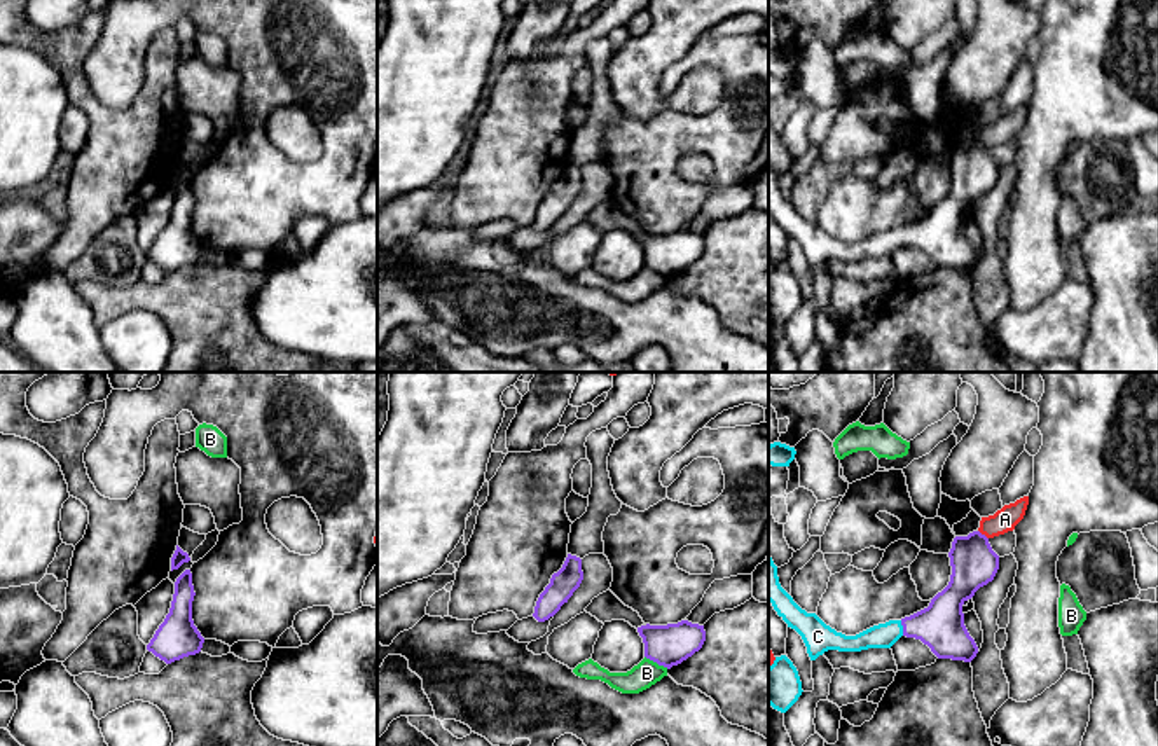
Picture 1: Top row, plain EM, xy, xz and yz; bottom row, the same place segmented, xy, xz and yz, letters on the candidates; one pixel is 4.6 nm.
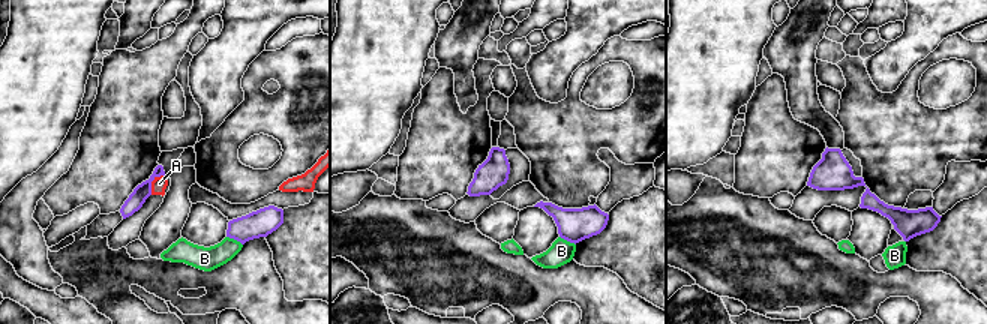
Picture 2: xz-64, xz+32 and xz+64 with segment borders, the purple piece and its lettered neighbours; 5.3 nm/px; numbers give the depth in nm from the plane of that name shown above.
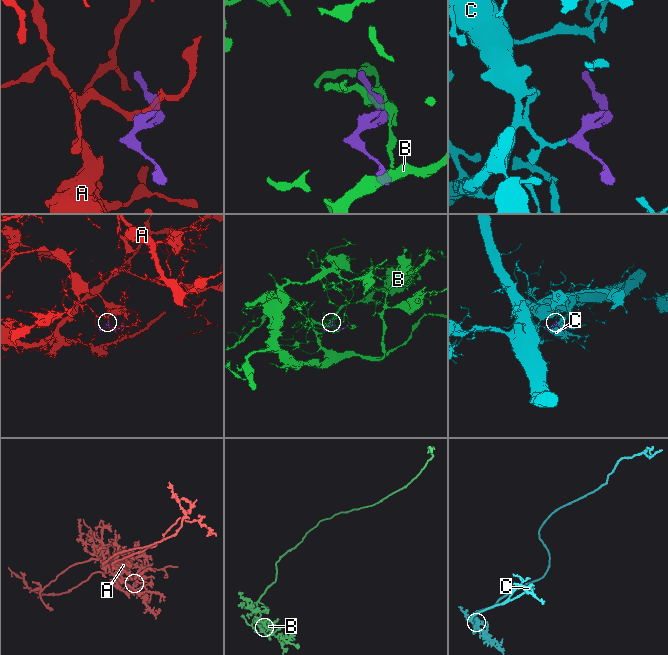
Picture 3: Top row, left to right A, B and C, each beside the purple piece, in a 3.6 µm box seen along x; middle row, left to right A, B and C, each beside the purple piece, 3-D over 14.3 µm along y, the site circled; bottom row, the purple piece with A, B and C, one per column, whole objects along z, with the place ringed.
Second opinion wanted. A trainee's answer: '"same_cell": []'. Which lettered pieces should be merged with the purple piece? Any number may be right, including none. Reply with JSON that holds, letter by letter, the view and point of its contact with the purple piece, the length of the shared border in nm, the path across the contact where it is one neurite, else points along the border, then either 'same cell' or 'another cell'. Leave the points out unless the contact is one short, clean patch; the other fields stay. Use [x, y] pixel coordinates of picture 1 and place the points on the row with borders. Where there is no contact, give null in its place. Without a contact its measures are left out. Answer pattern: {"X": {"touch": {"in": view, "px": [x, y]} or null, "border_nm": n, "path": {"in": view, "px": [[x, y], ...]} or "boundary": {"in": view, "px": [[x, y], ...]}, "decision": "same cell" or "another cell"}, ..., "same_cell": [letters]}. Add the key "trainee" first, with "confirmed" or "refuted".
{"trainee": "refuted", "A": {"touch": {"in": "yz", "px": [984, 535]}, "border_nm": 60, "decision": "another cell"}, "B": {"touch": {"in": "xz", "px": [657, 663]}, "border_nm": 130, "decision": "another cell"}, "C": {"touch": {"in": "yz", "px": [903, 628]}, "border_nm": 70, "path": {"in": "yz", "px": [[940, 626], [903, 628], [886, 635]]}, "decision": "same cell"}, "same_cell": ["C"]}

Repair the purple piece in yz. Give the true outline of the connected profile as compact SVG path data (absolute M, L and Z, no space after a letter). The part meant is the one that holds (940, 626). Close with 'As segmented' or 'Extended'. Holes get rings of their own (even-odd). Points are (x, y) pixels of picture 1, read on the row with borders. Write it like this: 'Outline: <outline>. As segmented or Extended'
Outline: M980 531L955 536L948 552L952 575L948 585L938 592L927 608L873 625L856 636L845 636L826 625L816 613L802 610L781 587L777 566L769 556L769 601L777 615L795 629L810 660L828 650L861 652L868 648L891 648L901 636L920 639L938 659L971 662L978 646L964 625L962 604L975 592L994 580L999 556L989 538Z. Extended

